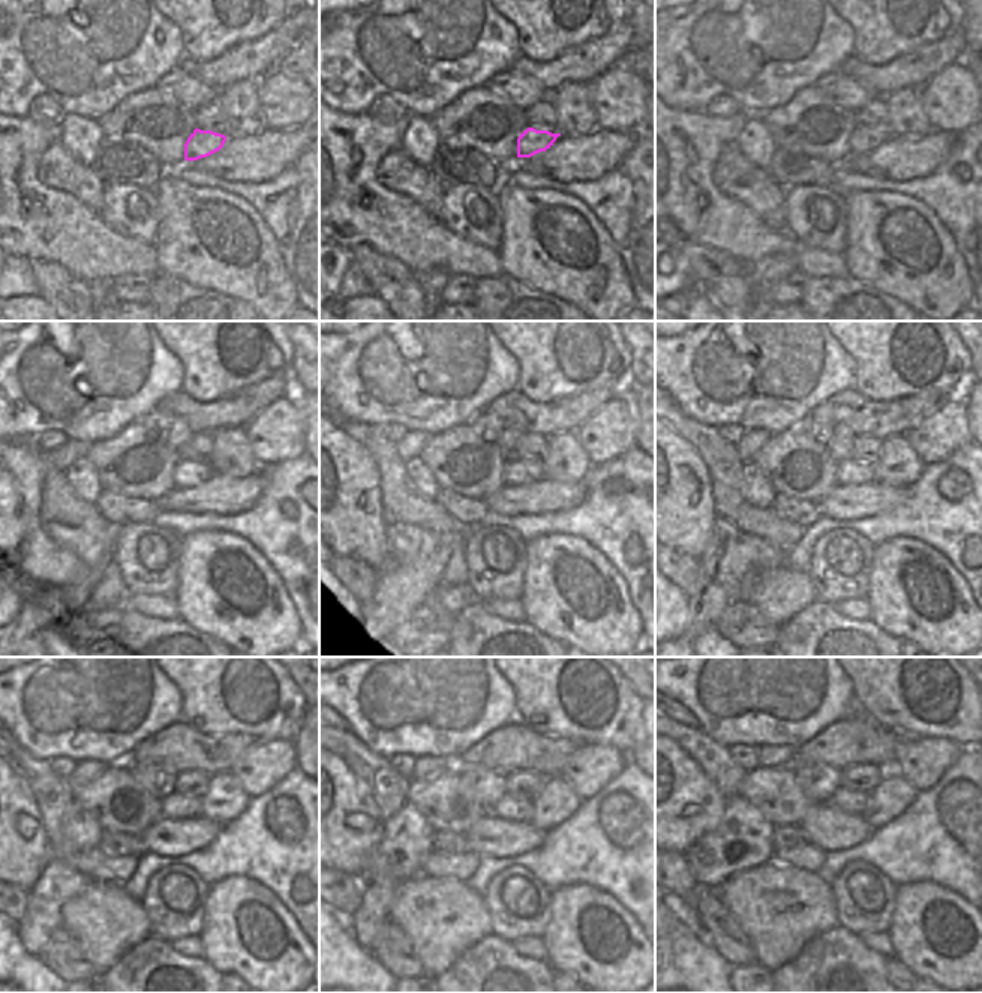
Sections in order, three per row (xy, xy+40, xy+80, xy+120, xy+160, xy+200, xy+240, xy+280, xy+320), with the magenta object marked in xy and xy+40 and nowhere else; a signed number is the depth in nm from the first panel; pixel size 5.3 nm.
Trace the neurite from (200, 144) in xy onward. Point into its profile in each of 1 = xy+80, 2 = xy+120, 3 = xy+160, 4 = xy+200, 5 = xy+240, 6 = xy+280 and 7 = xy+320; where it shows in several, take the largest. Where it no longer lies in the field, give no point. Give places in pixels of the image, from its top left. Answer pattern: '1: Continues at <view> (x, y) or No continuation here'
1: Continues at xy+80 (865, 138)
2: Continues at xy+120 (186, 474)
3: Continues at xy+160 (516, 471)
4: Continues at xy+200 (849, 471)
5: Continues at xy+240 (174, 806)
6: Continues at xy+280 (508, 807)
7: Continues at xy+320 (852, 801).

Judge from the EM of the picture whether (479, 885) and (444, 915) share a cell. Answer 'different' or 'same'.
different

